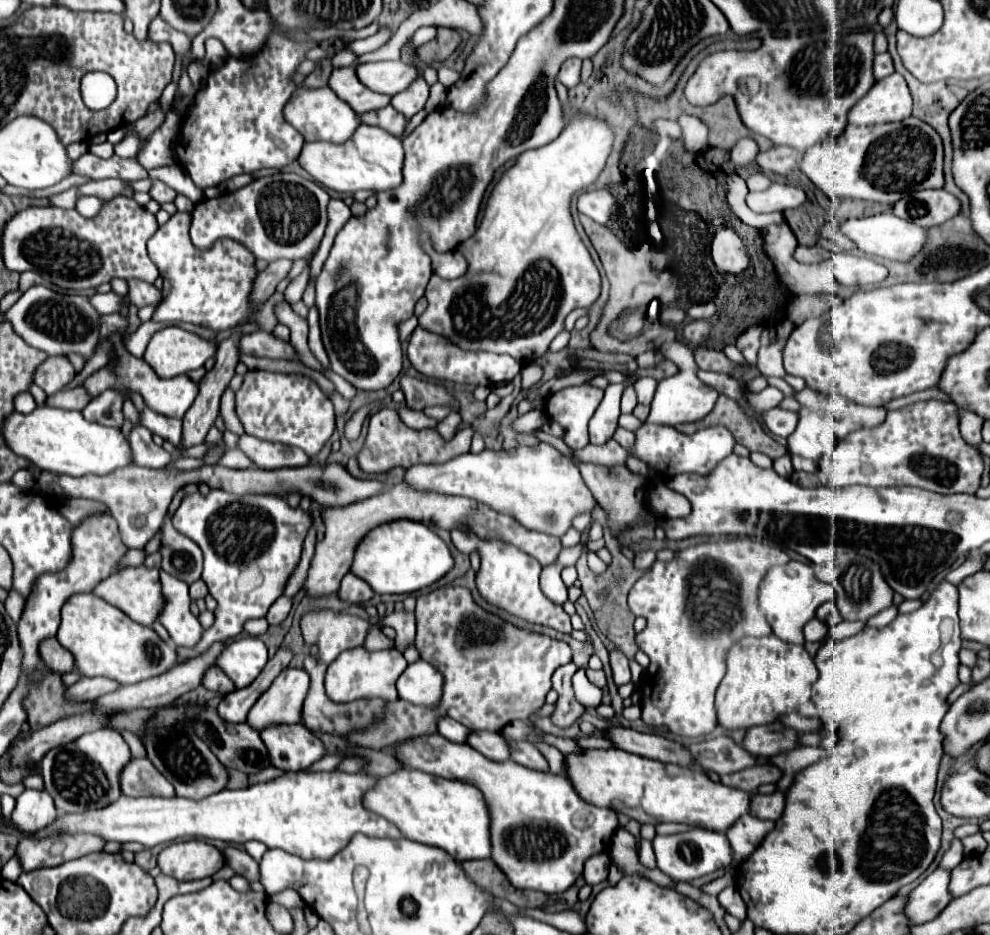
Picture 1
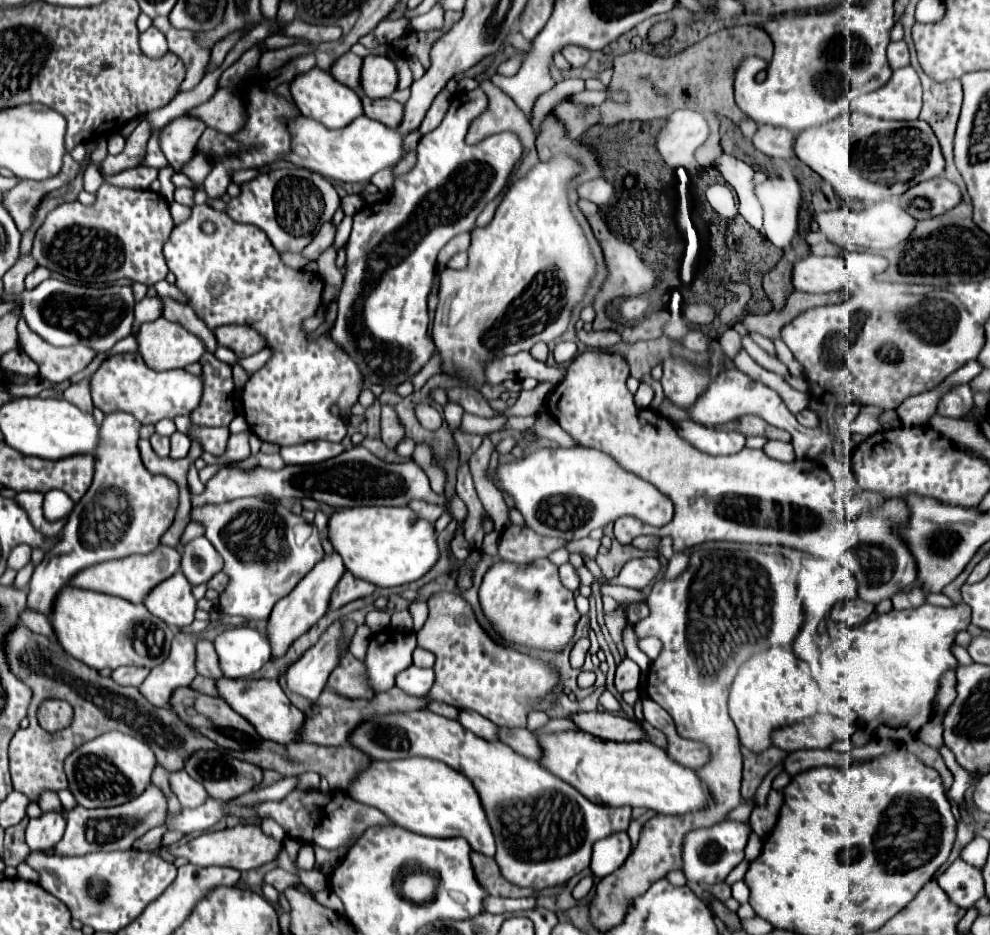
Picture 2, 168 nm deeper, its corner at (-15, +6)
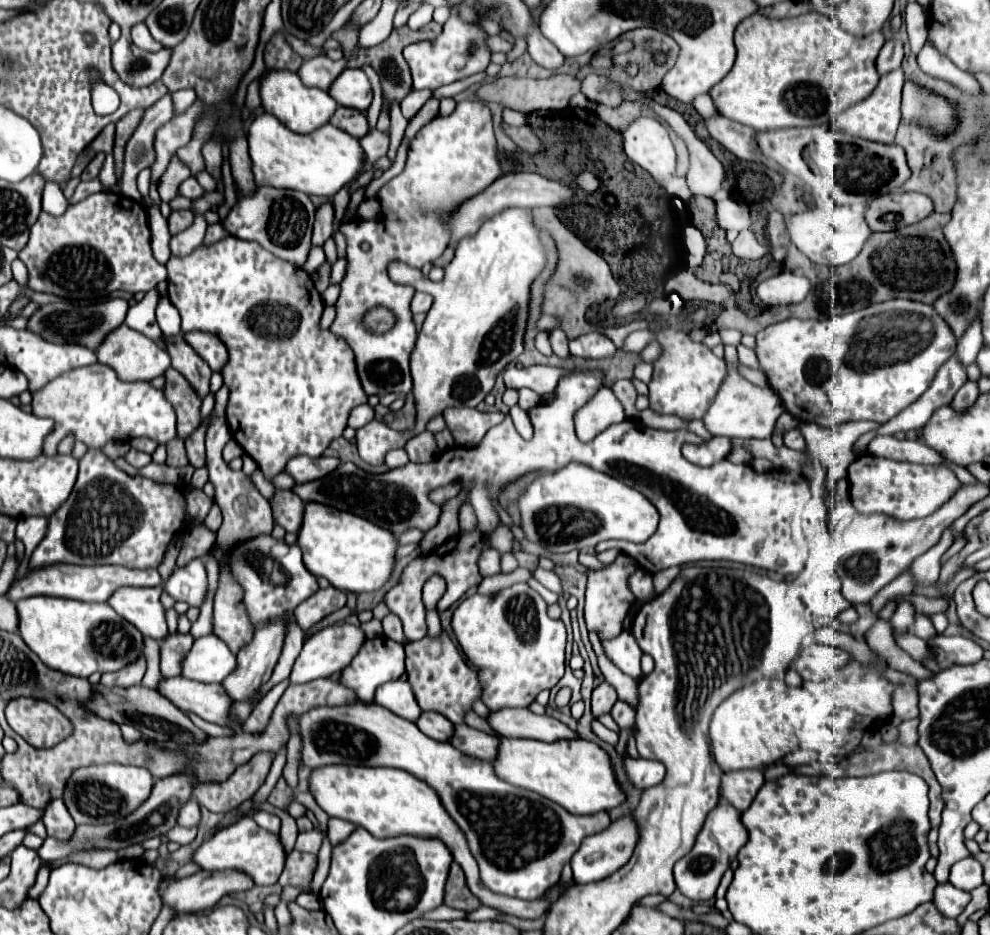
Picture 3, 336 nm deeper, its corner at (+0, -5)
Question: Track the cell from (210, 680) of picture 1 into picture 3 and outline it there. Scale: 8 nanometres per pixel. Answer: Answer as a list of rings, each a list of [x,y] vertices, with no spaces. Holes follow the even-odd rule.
[[[173,632],[163,640],[163,644],[161,644],[161,674],[165,678],[181,674],[181,660],[189,652],[191,644],[193,644],[193,636],[179,634],[179,632]]]

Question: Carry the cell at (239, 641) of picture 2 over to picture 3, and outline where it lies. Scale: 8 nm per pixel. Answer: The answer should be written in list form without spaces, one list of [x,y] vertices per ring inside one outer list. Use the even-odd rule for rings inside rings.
[[[215,634],[201,636],[181,662],[181,676],[197,682],[223,682],[237,666],[231,650]]]

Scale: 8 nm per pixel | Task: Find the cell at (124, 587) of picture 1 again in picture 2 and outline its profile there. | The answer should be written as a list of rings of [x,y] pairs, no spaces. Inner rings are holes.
[[[160,545],[156,551],[148,555],[134,555],[128,559],[118,559],[112,563],[100,563],[96,567],[88,567],[88,571],[80,573],[76,581],[72,581],[74,587],[98,591],[98,593],[110,593],[114,597],[122,597],[130,603],[142,605],[144,599],[150,595],[150,591],[160,585],[164,579],[172,577],[180,569],[180,553],[172,547]]]

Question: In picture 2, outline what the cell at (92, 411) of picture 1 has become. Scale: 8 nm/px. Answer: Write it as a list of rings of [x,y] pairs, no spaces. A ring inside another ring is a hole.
[[[114,411],[104,417],[100,429],[100,435],[104,435],[104,447],[100,447],[100,455],[94,459],[94,481],[88,493],[70,513],[68,523],[62,529],[62,541],[50,553],[46,553],[44,561],[34,569],[30,579],[28,607],[32,611],[50,617],[58,593],[68,587],[80,571],[104,561],[150,553],[158,547],[160,535],[164,535],[164,531],[170,527],[178,503],[178,487],[164,475],[150,475],[150,471],[142,465],[138,451],[140,427],[142,425],[138,419],[124,411]],[[106,535],[118,537],[112,539]]]

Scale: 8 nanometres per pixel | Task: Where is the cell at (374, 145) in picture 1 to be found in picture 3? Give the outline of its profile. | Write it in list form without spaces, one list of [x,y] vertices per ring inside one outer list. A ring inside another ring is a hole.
[[[273,114],[253,118],[249,126],[249,154],[257,186],[289,188],[309,196],[317,194],[331,198],[363,168],[363,150],[359,140],[351,134],[331,124],[325,124],[311,134],[297,134],[281,124]]]

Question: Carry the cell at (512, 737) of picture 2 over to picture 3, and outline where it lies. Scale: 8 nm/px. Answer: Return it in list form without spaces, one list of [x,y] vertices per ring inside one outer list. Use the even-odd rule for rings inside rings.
[[[457,724],[449,744],[453,744],[457,750],[461,750],[467,756],[491,762],[497,756],[499,738],[493,736],[493,734],[475,730],[475,728],[467,726],[467,724]]]

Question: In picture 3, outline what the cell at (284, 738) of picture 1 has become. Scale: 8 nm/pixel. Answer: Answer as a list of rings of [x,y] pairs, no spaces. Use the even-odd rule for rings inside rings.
[[[173,676],[163,678],[157,686],[157,692],[169,698],[183,712],[193,712],[207,722],[233,728],[233,724],[227,720],[227,712],[233,702],[221,684],[203,684],[183,676]]]

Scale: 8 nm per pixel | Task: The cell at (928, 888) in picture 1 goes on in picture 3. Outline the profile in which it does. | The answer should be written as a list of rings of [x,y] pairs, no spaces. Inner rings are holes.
[[[947,882],[947,884],[937,886],[933,904],[941,910],[941,914],[945,914],[949,918],[957,918],[965,910],[969,900],[971,900],[969,892],[963,892],[963,890],[959,890]]]

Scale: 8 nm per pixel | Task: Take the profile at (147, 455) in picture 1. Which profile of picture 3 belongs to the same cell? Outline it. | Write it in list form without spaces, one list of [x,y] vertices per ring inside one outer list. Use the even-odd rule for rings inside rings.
[[[129,450],[125,454],[125,460],[135,468],[143,468],[151,462],[151,454],[145,454],[145,452],[139,452],[139,450]]]

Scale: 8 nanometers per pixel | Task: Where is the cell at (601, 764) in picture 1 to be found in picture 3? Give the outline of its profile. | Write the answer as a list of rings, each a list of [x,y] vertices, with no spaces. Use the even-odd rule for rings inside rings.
[[[501,738],[493,768],[495,774],[505,782],[551,798],[573,814],[595,814],[599,810],[611,810],[625,800],[621,786],[615,782],[607,752],[597,744],[581,738],[551,744],[541,740]]]

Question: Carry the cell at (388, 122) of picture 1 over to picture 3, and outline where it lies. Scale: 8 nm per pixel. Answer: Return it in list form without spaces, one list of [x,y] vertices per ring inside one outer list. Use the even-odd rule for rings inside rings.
[[[339,106],[335,110],[335,114],[331,116],[329,120],[333,126],[349,132],[351,136],[355,138],[363,138],[367,132],[369,132],[369,126],[367,126],[367,118],[363,112],[355,110],[355,108],[345,108],[345,106]]]

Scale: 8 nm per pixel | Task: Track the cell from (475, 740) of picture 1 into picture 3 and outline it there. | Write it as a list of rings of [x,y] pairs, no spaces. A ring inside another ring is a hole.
[[[423,712],[415,724],[423,734],[427,734],[433,740],[445,742],[453,734],[453,724],[443,714],[437,714],[437,712]]]

